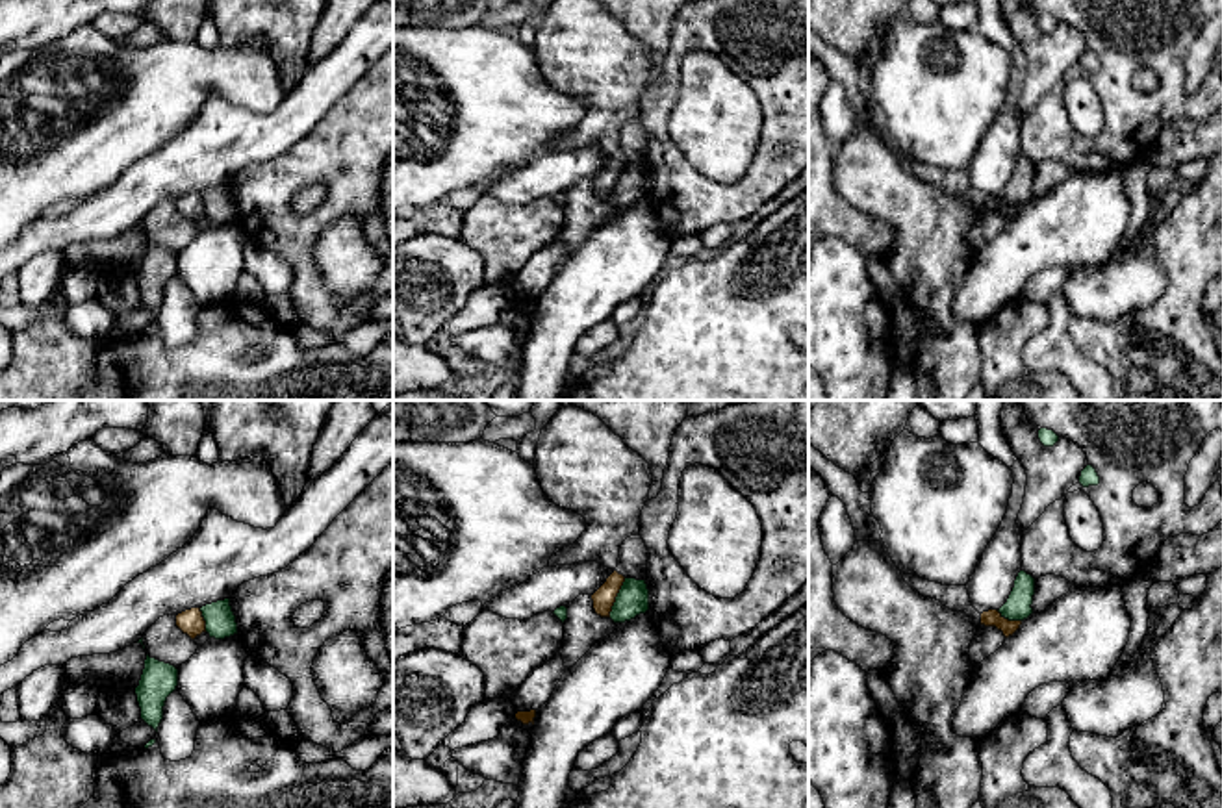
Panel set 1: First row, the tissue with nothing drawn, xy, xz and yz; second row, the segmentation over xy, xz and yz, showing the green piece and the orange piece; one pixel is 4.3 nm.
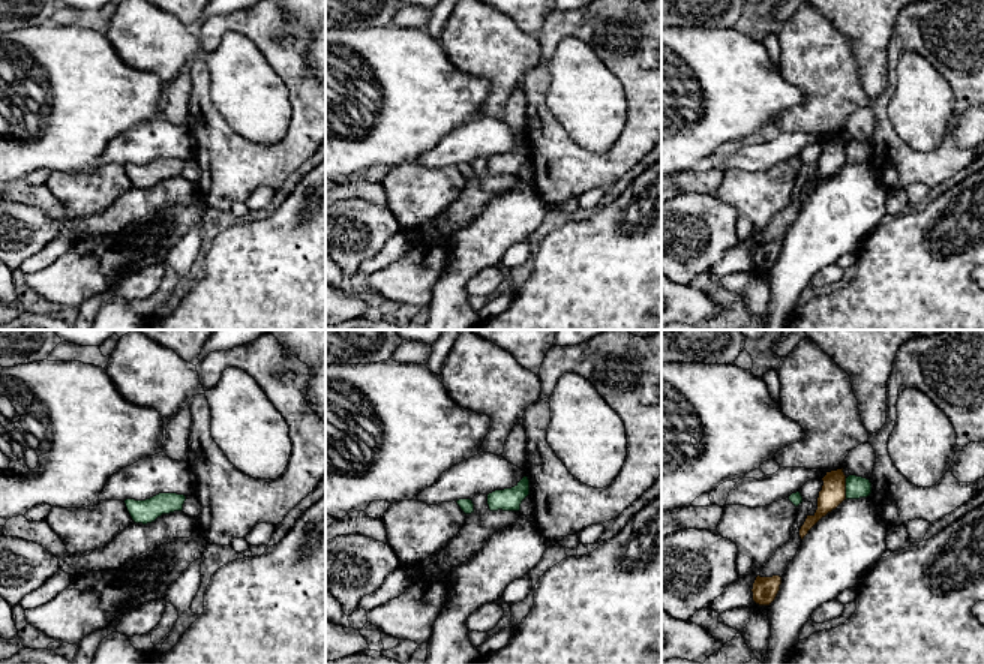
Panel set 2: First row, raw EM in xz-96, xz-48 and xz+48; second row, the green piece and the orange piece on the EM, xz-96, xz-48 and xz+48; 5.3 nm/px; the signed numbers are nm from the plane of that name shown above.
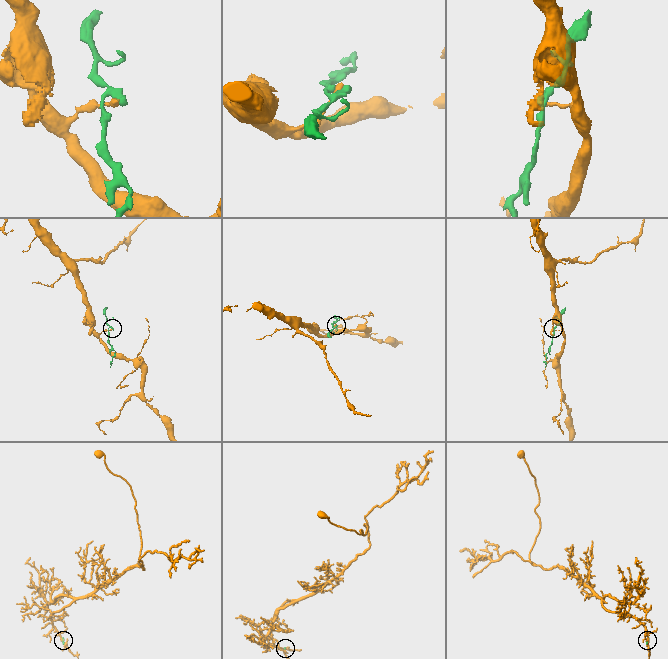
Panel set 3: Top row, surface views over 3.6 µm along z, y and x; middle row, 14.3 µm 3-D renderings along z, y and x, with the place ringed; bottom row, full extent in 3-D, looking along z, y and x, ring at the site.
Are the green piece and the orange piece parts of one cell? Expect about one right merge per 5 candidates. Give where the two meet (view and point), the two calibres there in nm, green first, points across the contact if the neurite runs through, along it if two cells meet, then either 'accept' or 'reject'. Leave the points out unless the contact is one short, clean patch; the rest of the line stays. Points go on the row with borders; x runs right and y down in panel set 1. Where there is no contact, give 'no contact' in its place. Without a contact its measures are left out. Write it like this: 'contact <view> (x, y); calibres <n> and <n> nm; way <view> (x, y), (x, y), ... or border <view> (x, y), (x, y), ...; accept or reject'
contact xz (616, 597); calibres 140 and 100 nm; border xz (625, 579), (609, 616); reject

